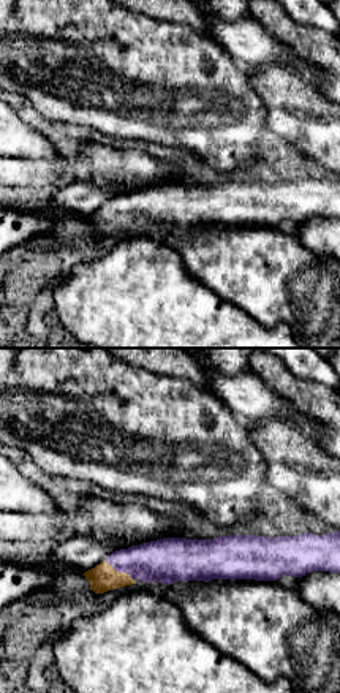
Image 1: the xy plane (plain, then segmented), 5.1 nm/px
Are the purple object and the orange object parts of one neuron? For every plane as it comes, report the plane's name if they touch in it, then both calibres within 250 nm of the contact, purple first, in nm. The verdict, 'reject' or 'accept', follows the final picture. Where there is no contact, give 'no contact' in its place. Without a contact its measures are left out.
xy | 220/140 nm

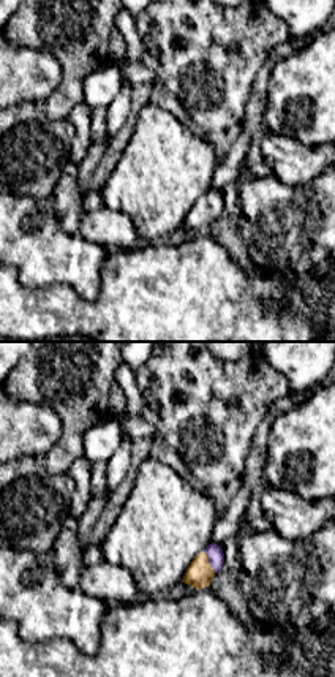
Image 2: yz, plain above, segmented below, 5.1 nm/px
yz | 80/140 nm

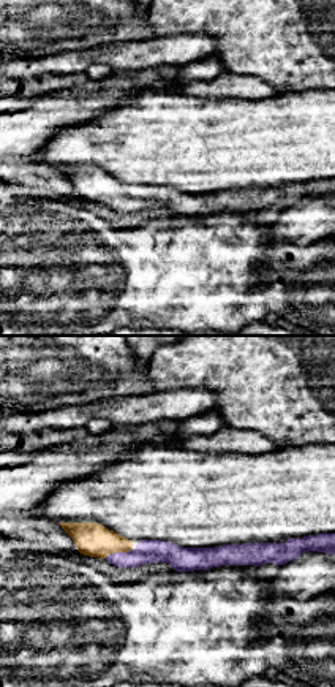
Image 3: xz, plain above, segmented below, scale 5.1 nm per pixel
xz | 120/170 nm

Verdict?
accept

